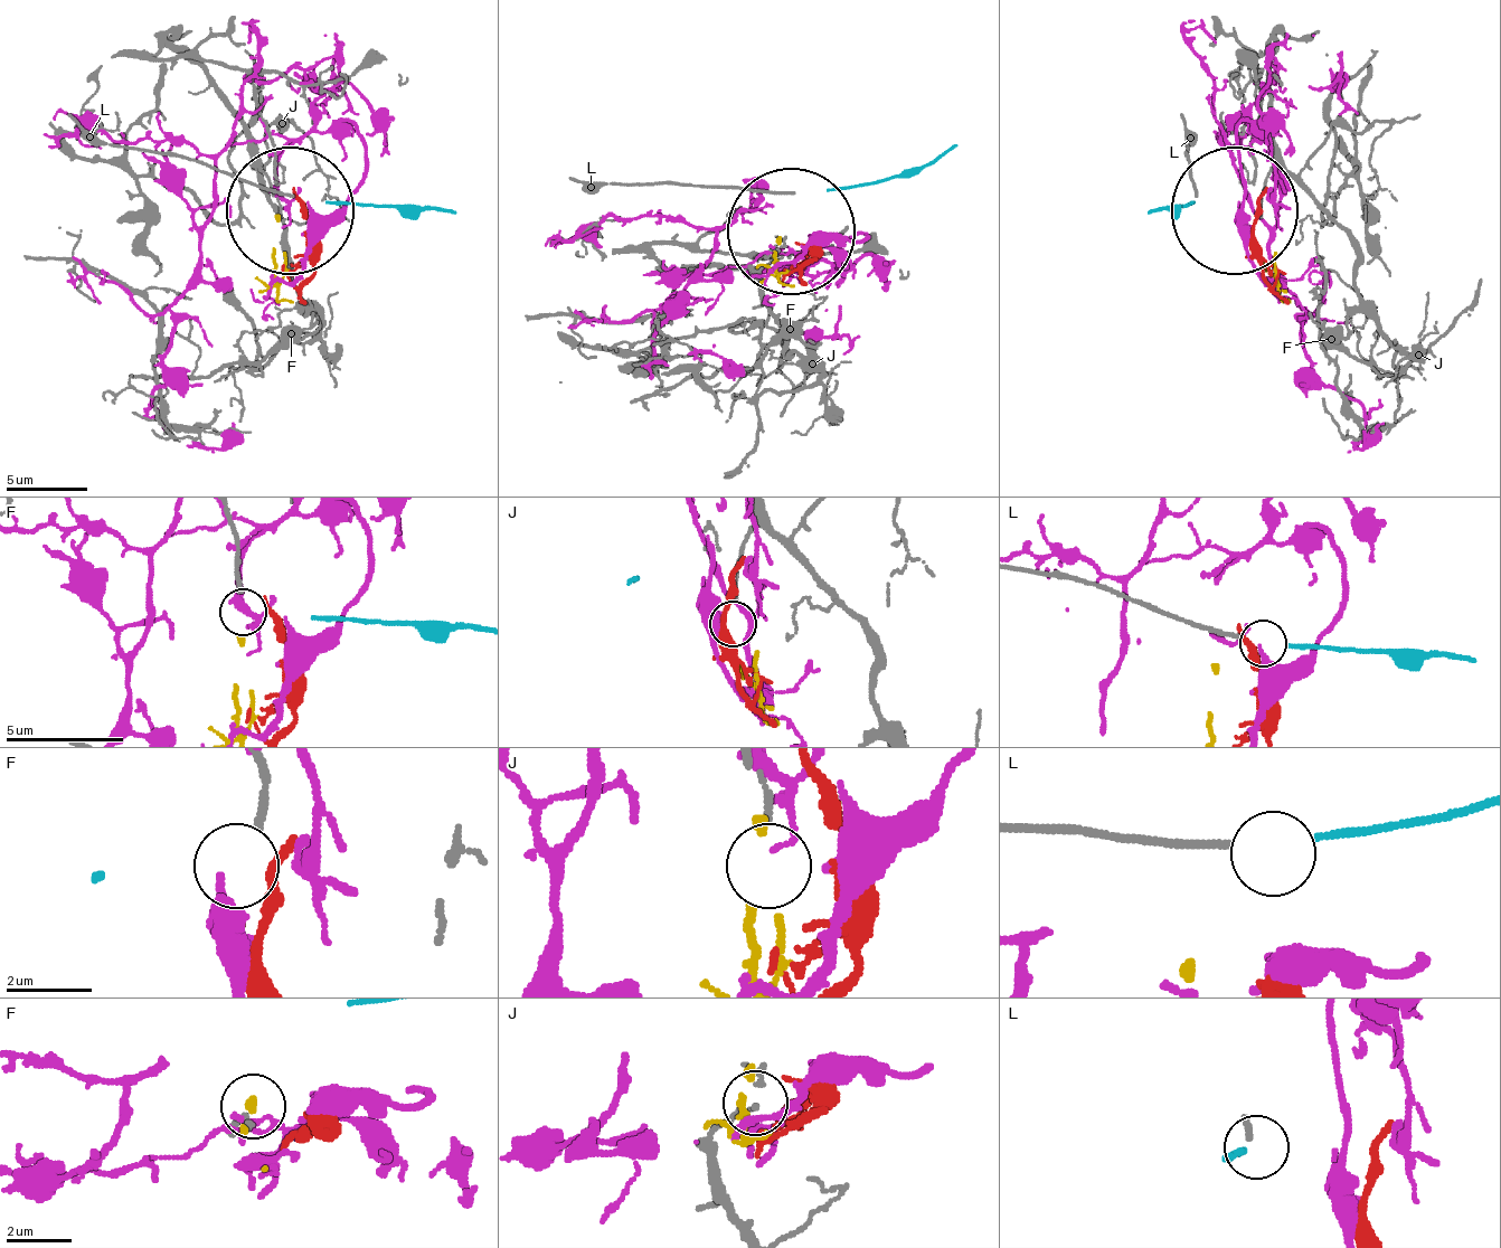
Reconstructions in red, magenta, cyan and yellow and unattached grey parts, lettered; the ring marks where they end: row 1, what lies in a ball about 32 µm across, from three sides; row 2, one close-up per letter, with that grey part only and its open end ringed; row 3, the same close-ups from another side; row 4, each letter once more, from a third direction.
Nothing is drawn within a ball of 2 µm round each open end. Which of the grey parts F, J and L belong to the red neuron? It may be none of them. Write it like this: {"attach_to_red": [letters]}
{"attach_to_red": []}

